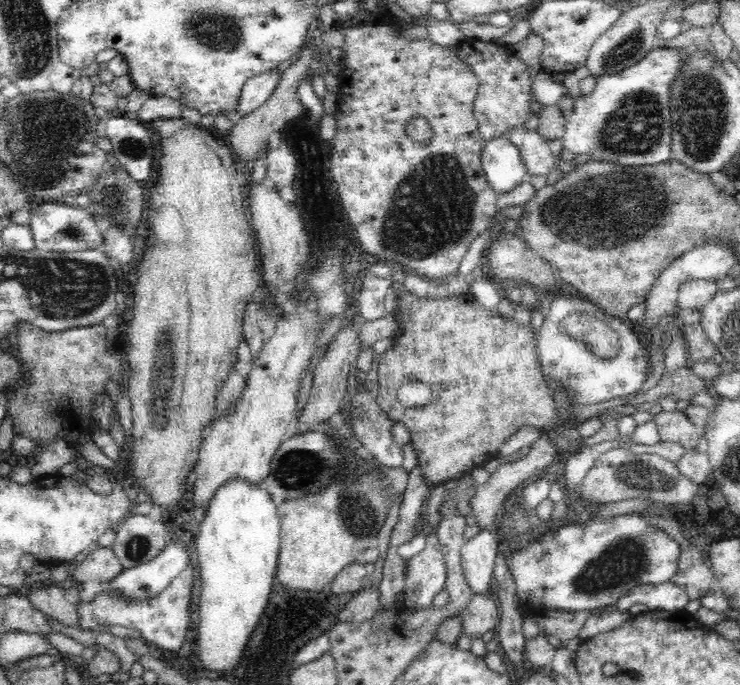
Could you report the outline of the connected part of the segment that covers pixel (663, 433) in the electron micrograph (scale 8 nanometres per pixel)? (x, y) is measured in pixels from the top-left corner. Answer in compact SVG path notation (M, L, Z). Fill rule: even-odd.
M678 410L658 412L652 420L656 423L661 442L676 442L684 451L694 451L703 436L700 430L688 417Z

